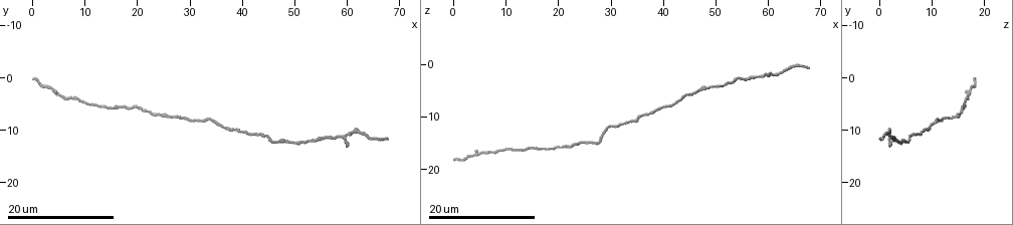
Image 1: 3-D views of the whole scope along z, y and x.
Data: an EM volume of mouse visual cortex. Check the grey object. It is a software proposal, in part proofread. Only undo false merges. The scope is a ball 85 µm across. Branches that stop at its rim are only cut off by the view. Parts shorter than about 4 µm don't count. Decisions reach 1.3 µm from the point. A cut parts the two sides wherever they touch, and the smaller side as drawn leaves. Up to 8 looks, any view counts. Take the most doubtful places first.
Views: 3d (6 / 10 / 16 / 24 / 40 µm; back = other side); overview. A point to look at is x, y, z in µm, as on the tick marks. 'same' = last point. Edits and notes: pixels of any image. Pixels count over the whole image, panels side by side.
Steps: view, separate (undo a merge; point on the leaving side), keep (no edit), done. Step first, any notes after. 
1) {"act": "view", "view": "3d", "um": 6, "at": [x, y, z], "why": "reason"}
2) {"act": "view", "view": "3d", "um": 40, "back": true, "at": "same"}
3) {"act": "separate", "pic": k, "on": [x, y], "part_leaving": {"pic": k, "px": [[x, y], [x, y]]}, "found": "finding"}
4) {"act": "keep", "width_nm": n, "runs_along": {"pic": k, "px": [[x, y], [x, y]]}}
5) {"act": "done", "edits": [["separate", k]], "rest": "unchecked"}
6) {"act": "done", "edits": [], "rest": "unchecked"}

{"act": "view", "view": "3d", "um": 24, "at": [53.5, 12.0, 3.5], "why": "sudden change in width"}

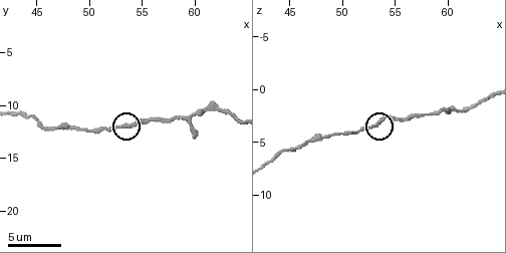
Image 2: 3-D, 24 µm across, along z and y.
{"act": "view", "view": "3d", "um": 6, "at": [53.6, 11.8, 3.2]}

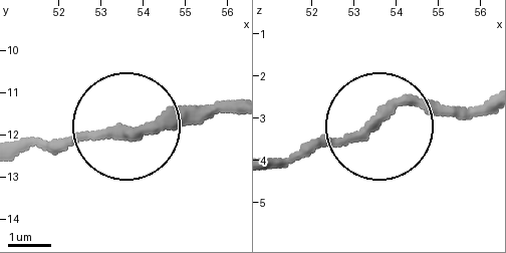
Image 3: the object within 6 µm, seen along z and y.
{"act": "keep", "width_nm": 230, "runs_along": {"pic": 3, "px": [[25, 147], [230, 114]]}, "found": "one neuron here"}

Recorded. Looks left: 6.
{"act": "view", "view": "3d", "um": 16, "at": [4.0, 2.5, 17.0], "why": "two arms in line, one across"}

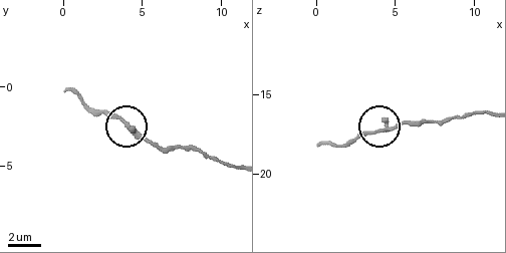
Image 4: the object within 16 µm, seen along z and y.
{"act": "view", "view": "3d", "um": 6, "at": [4.0, 2.4, 17.4], "why": "zoom in"}

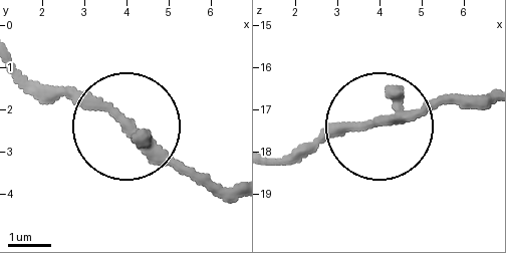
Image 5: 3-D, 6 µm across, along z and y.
{"act": "view", "view": "3d", "um": 6, "back": true, "at": [3.95, 2.30, 17.30], "why": "other side"}

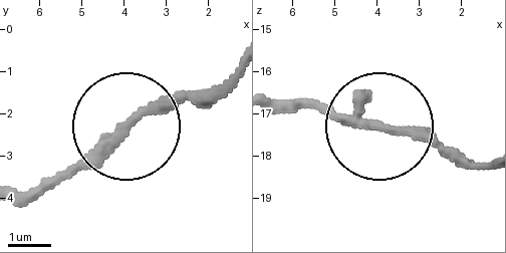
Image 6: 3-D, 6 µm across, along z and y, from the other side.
{"act": "keep", "runs_along": {"pic": 6, "px": [[23, 191], [55, 188], [142, 119], [214, 86]]}, "found": "all the same neuron"}

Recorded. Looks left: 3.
{"act": "view", "view": "3d", "um": 10, "at": [49.4, 12.4, 4.2], "why": "a narrow waist"}

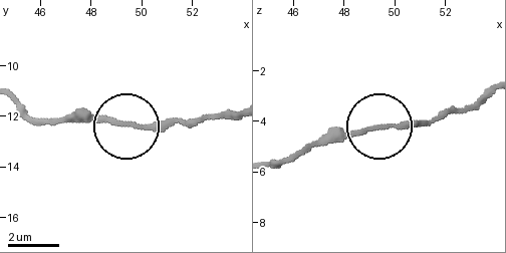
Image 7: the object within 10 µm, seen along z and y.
{"act": "keep", "runs_along": {"pic": 7, "px": [[269, 166], [380, 127], [442, 120]]}, "found": "one neuron here"}

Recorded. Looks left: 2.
{"act": "view", "view": "3d", "um": 16, "at": [42.0, 11.0, 7.5], "why": "narrows sharply"}

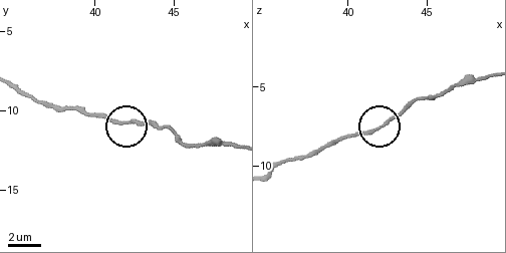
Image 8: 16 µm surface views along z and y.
{"act": "view", "view": "3d", "um": 6, "at": [41.9, 10.7, 7.7], "why": "zoom in"}

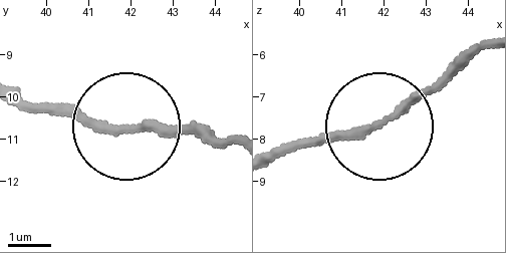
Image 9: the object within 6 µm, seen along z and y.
{"act": "keep", "width_nm": 180, "runs_along": {"pic": 9, "px": [[22, 99], [118, 129], [212, 136]]}, "found": "one neuron here"}

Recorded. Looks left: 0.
{"act": "done", "edits": [], "rest": "unchecked"}

